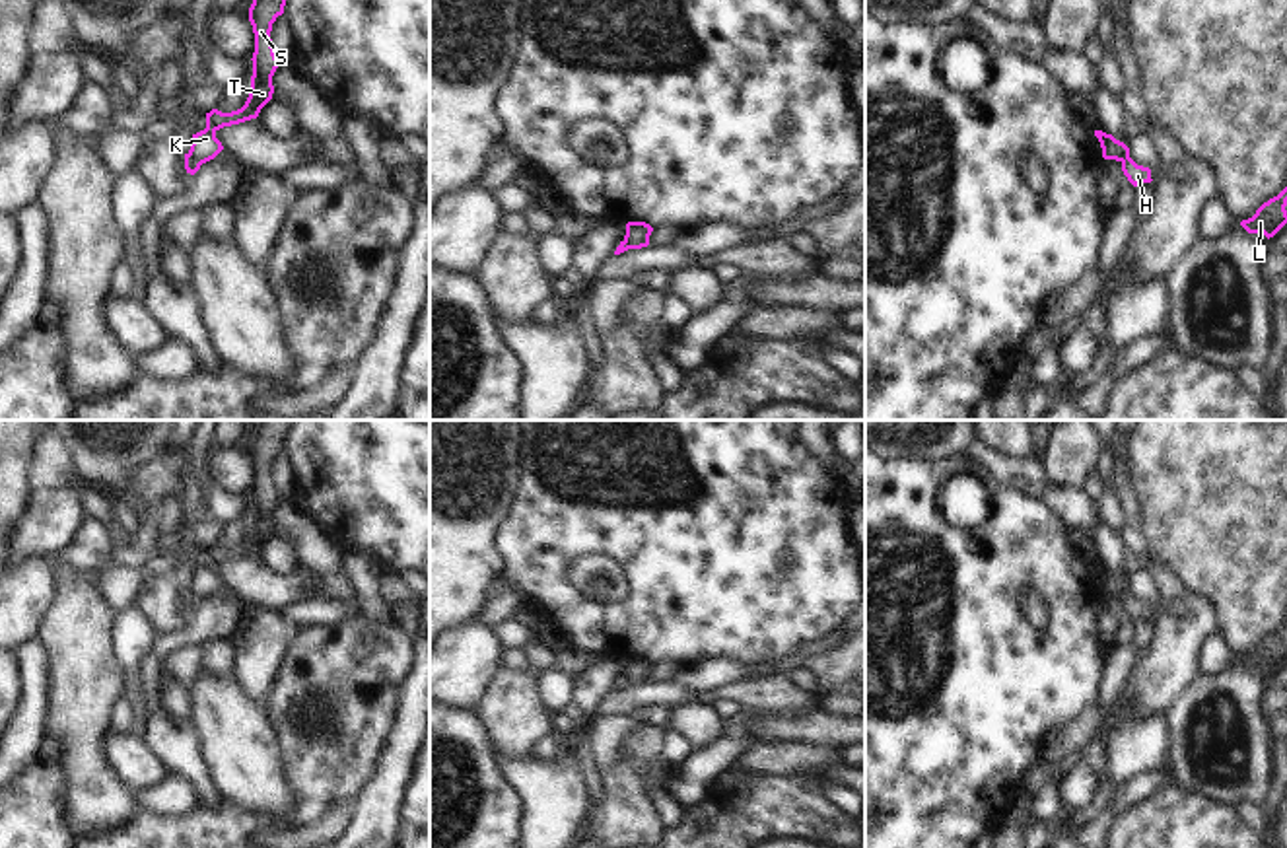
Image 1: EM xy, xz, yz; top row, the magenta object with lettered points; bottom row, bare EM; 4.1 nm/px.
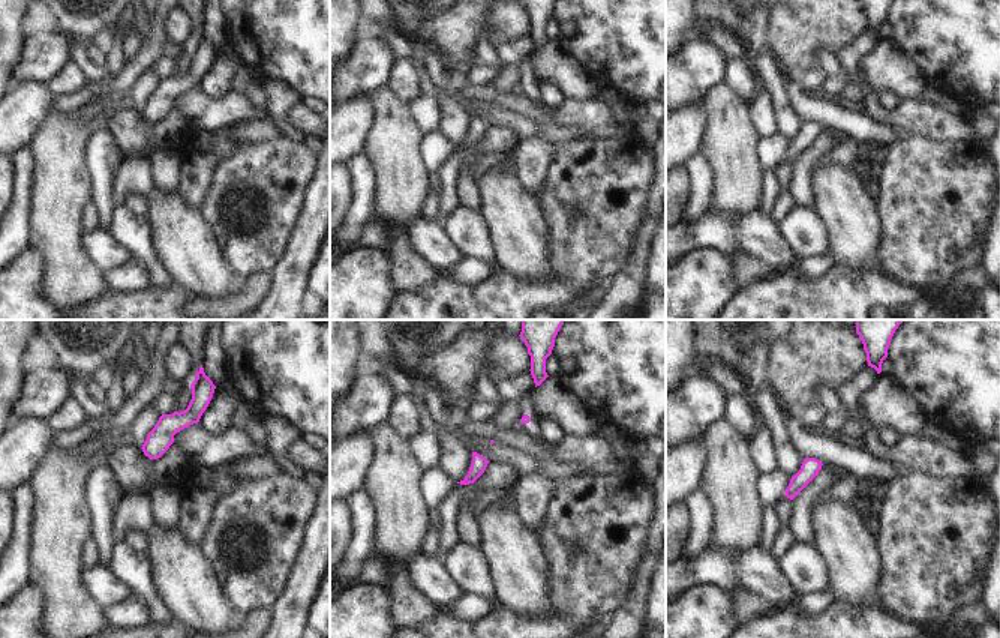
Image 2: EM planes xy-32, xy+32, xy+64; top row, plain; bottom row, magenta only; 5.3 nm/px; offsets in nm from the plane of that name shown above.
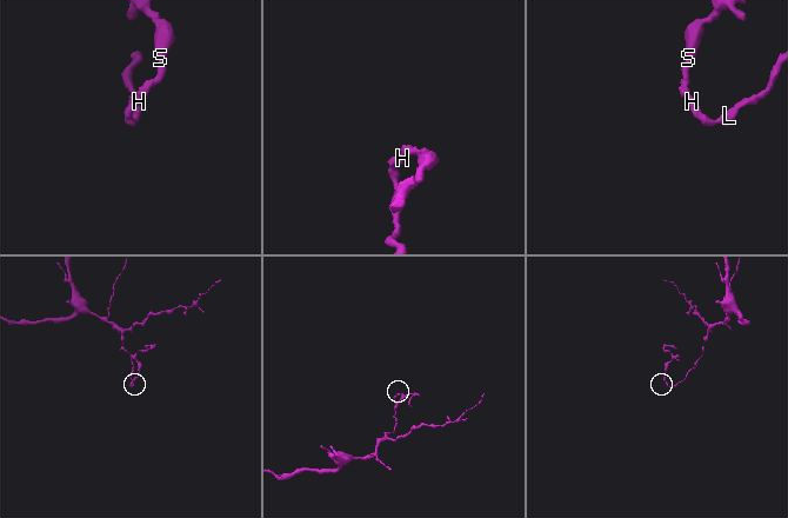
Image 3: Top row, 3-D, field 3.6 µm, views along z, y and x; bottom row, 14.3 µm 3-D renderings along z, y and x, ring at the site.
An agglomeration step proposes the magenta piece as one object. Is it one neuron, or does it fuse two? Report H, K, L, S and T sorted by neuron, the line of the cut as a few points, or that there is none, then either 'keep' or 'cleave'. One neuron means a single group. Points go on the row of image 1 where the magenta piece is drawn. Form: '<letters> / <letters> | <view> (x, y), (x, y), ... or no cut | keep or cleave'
H L / K S T | yz (1128, 154), (1120, 160) | cleave

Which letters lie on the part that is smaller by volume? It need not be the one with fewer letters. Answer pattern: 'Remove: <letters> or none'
Remove: K, S, T

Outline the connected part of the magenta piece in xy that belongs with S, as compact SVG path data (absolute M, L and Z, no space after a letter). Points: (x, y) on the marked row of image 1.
M253 0L249 21L255 33L251 91L245 105L231 113L212 109L206 113L206 128L192 134L189 156L200 165L214 159L222 150L216 132L224 126L239 124L257 119L261 109L272 99L272 76L278 68L270 31L278 16L284 14L286 0Z

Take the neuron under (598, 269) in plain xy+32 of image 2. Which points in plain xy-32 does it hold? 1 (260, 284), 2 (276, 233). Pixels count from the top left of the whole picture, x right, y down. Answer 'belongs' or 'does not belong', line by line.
1: does not belong
2: belongs

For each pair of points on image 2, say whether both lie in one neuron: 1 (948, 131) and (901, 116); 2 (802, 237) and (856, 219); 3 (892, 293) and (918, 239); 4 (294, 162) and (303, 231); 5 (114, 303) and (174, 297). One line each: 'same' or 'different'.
1: same
2: different
3: different
4: different
5: same

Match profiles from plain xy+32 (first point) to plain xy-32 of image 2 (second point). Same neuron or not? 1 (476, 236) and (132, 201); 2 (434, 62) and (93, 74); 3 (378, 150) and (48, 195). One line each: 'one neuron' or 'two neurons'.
1: two neurons
2: two neurons
3: one neuron

